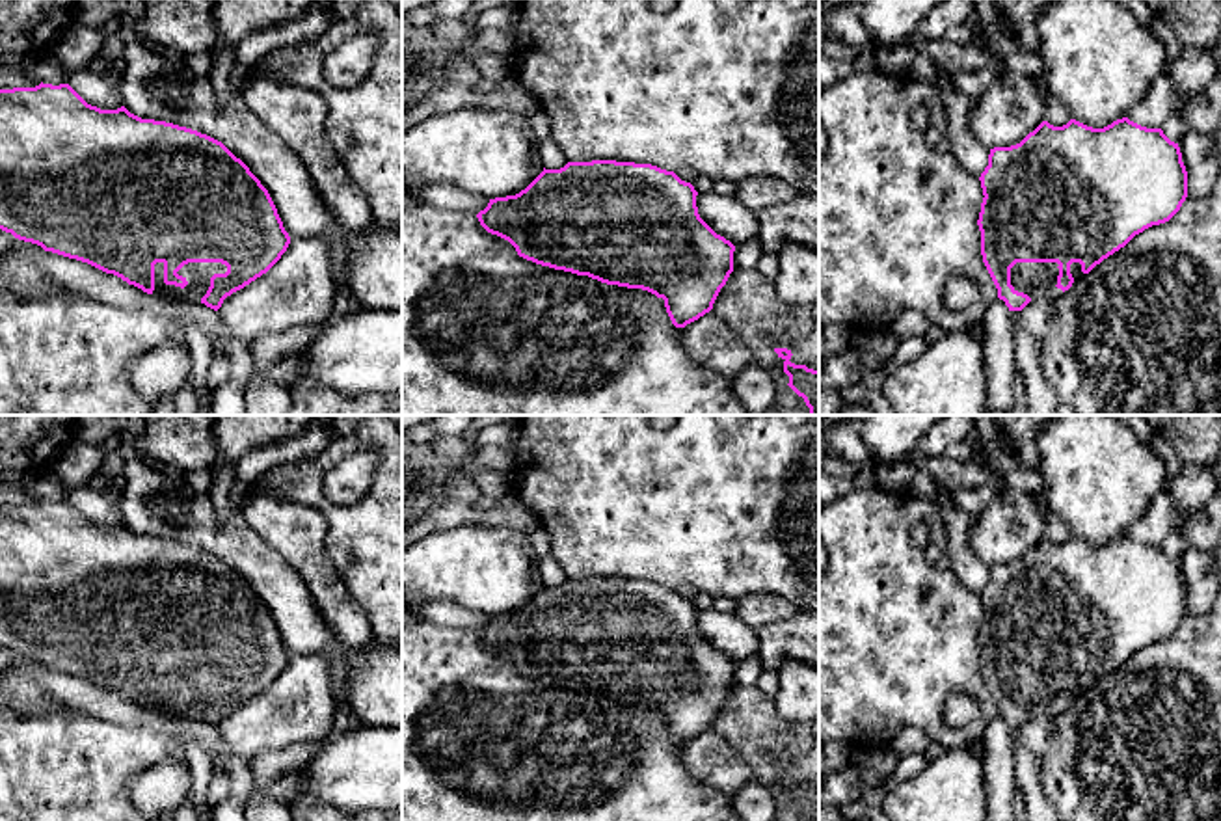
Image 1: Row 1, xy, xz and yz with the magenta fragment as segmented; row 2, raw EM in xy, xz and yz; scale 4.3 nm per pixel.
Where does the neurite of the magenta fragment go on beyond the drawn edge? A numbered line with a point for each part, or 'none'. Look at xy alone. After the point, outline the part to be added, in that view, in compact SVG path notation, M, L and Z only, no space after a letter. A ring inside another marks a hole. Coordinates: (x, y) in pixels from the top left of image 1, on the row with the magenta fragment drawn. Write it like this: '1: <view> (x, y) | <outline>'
1: xy (198, 274) | M164 262L154 264L154 290L153 296L171 296L186 302L201 302L210 287L214 274L225 274L227 266L221 262L188 262L177 274L182 276L188 285L184 289L164 283Z

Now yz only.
1: yz (1037, 280) | M1016 262L1011 268L1011 285L1024 292L1031 302L1052 302L1063 290L1057 289L1057 262Z

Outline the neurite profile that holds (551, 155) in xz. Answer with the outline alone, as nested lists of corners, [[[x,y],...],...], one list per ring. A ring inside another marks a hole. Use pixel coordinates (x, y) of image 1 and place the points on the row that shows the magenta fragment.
[[[553,138],[540,140],[538,151],[545,169],[560,169],[568,164],[564,151],[553,141]]]

